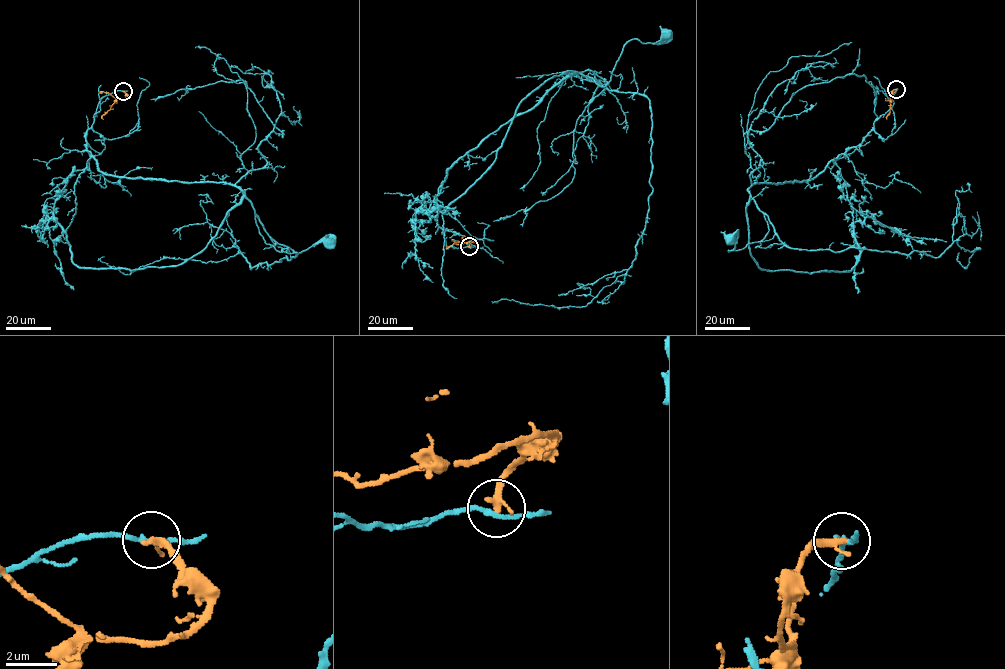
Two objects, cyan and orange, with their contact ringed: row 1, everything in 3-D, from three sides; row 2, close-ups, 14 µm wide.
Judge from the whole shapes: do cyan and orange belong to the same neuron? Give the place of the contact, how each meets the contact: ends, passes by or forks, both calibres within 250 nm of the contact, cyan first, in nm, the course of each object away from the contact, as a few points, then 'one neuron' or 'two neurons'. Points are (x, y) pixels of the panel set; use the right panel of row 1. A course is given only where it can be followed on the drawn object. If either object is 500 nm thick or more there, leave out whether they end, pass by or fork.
at (896, 89); cyan passes by; orange ends there; 180 nm thick on the cyan side, 320 nm on the other; cyan runs (896, 89), (864, 140), (813, 178), (752, 184), (768, 231), (730, 251), (737, 241), (730, 239); orange runs (896, 89), (892, 92), (886, 119); two neurons

